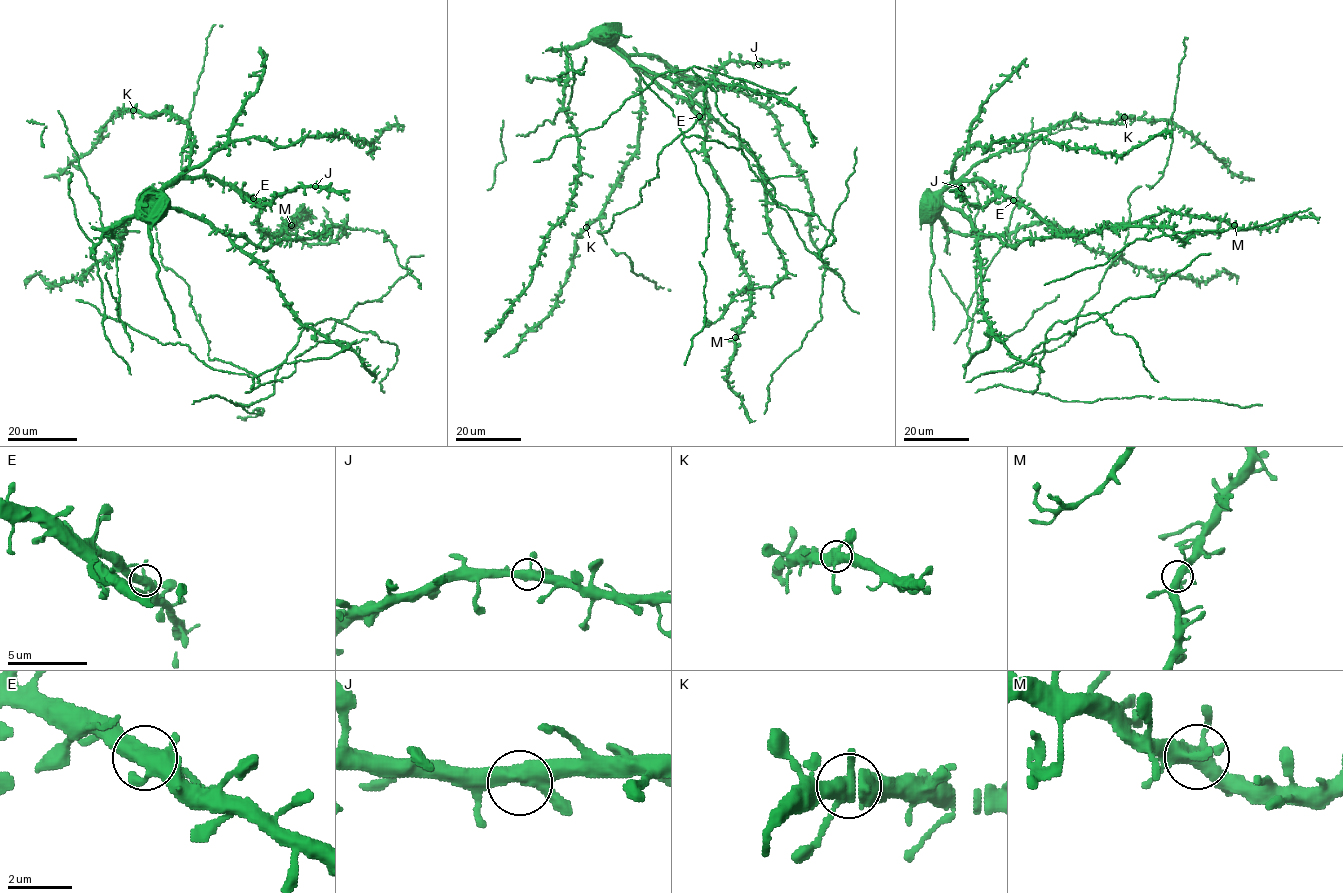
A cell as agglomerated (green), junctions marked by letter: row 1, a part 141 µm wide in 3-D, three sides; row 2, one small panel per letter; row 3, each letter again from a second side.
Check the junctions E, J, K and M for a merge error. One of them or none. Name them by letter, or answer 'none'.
none

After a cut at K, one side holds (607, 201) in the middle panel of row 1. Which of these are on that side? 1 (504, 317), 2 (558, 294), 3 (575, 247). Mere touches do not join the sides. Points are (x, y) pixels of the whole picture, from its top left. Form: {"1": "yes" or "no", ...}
{"1": "yes", "2": "no", "3": "no"}

